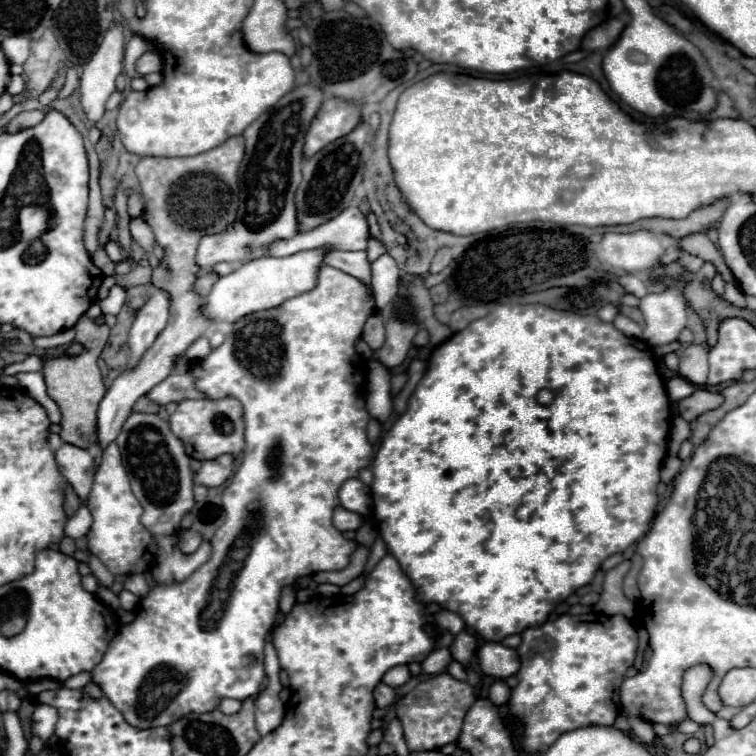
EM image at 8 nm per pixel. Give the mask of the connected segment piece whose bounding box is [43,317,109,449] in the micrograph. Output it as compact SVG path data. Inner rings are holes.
M81 317L79 323L75 325L75 341L85 345L85 351L71 359L67 355L45 355L45 367L43 367L43 377L47 383L47 393L49 397L59 405L61 411L61 439L63 443L87 449L89 445L97 443L97 407L99 401L105 395L105 383L101 377L101 371L97 367L97 359L101 351L105 349L109 341L109 327L107 325L95 325L93 319Z

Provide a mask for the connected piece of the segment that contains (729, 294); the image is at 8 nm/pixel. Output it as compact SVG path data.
M727 283L725 285L725 293L723 293L723 299L727 301L727 303L731 303L731 305L735 305L735 307L747 307L745 305L745 295L743 295L743 291L739 289L739 285L737 283Z

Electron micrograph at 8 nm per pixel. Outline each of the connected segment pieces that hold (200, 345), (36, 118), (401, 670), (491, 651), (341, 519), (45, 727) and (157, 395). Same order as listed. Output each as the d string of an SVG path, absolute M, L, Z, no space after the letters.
M201 337L201 339L197 339L189 349L187 349L187 357L191 359L191 361L201 361L203 357L207 357L207 353L211 353L211 345L209 345L209 341L205 339L205 337Z
M43 109L23 111L23 113L19 113L17 117L13 117L13 119L9 121L7 131L9 131L9 133L17 133L17 131L21 131L21 129L35 127L35 125L39 125L39 123L43 121L43 117L45 117L45 111L43 111Z
M399 665L399 667L393 667L393 669L389 669L385 675L383 675L383 681L387 683L387 685L391 685L391 687L401 687L403 683L407 683L409 681L409 669L407 669L407 665Z
M485 643L479 649L479 663L485 675L505 679L519 671L519 653L501 643Z
M337 507L335 513L333 513L333 525L339 531L355 531L361 525L361 517L357 513L351 513L351 511L343 509L343 507Z
M39 703L35 713L33 713L33 733L39 735L47 743L49 741L47 737L51 737L53 731L55 731L55 721L57 719L59 719L59 711L55 707Z
M173 373L155 389L149 391L149 397L157 401L159 405L167 405L171 401L185 401L185 399L203 399L205 393L201 393L195 385L195 379L189 373Z

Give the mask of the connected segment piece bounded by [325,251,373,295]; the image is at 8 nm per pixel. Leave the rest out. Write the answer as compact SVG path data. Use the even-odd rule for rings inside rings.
M329 251L325 257L325 263L359 279L367 287L369 295L373 295L373 291L371 291L371 261L367 261L365 251Z

